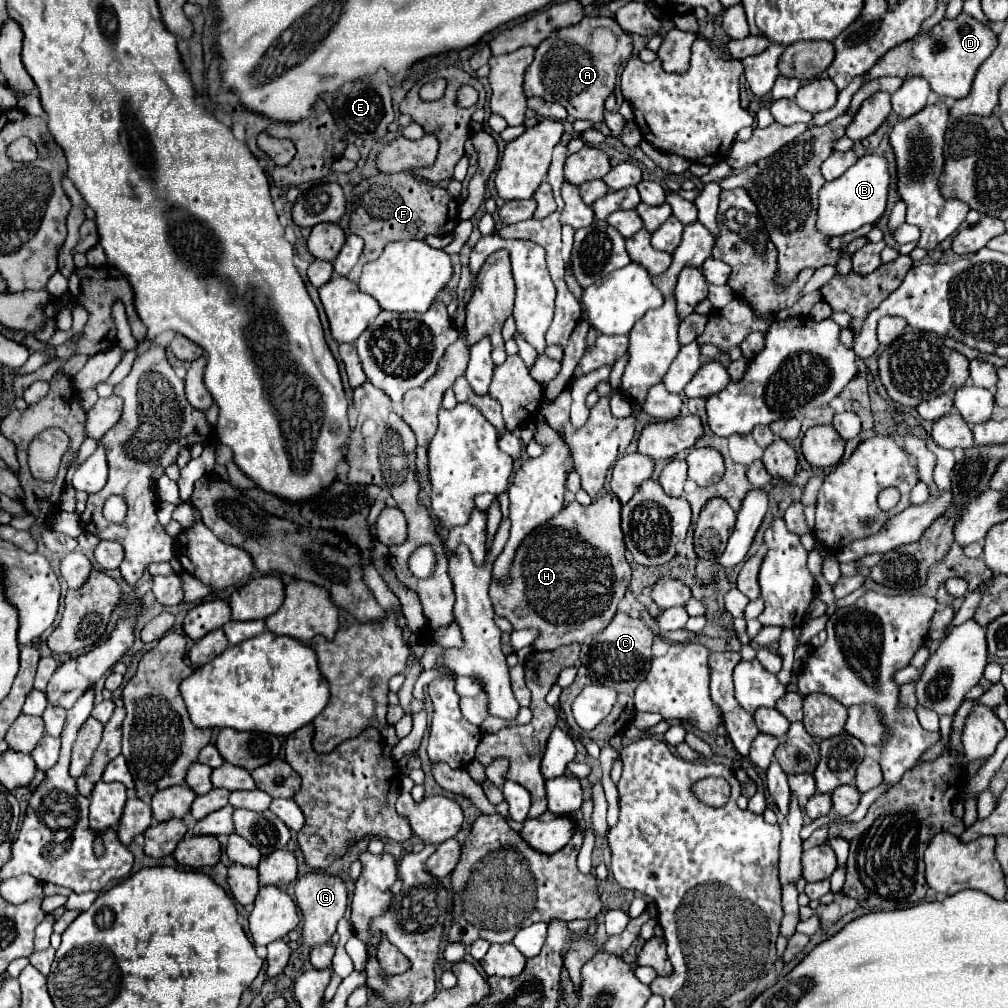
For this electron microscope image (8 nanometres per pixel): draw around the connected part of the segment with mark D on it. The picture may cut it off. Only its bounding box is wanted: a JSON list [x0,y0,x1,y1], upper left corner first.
[862,13,998,99]

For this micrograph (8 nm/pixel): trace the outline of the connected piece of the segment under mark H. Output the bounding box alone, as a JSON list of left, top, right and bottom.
[490,495,630,651]

